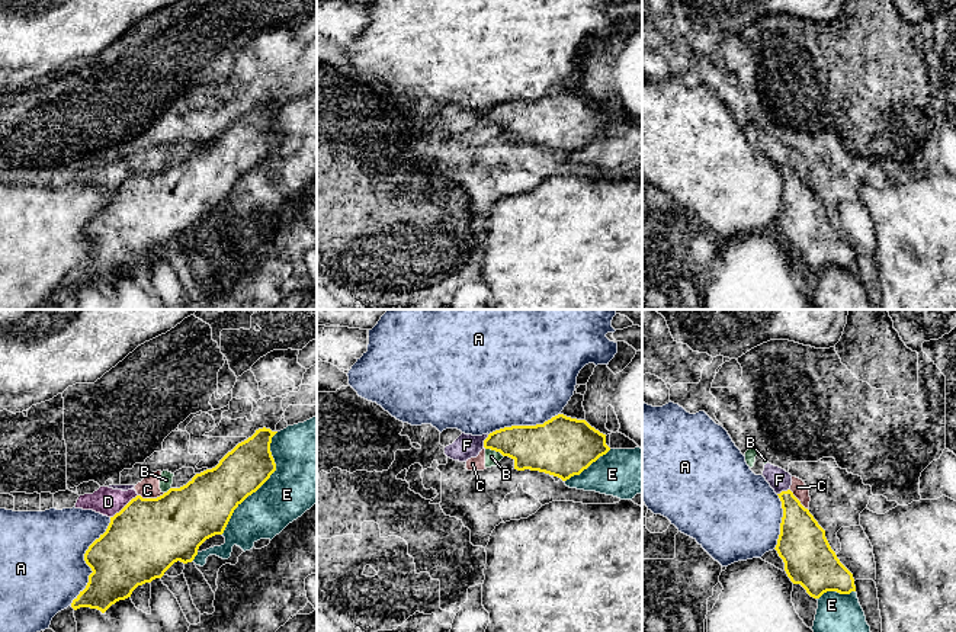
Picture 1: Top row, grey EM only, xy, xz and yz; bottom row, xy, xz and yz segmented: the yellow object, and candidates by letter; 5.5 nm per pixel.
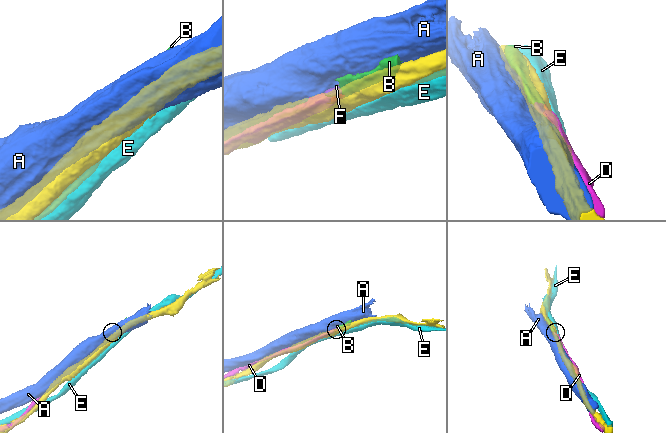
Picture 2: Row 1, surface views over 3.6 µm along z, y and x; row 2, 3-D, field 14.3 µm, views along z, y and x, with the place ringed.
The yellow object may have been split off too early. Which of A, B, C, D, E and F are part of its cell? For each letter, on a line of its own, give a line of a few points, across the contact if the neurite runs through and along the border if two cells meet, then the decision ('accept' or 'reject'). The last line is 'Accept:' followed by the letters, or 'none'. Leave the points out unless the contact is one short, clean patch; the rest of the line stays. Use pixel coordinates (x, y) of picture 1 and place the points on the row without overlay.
A: reject
B: reject
C: line xy (164, 167), (156, 172), (138, 170); reject
D: reject
E: reject
F: line xz (488, 109), (483, 121); reject
Accept: none

